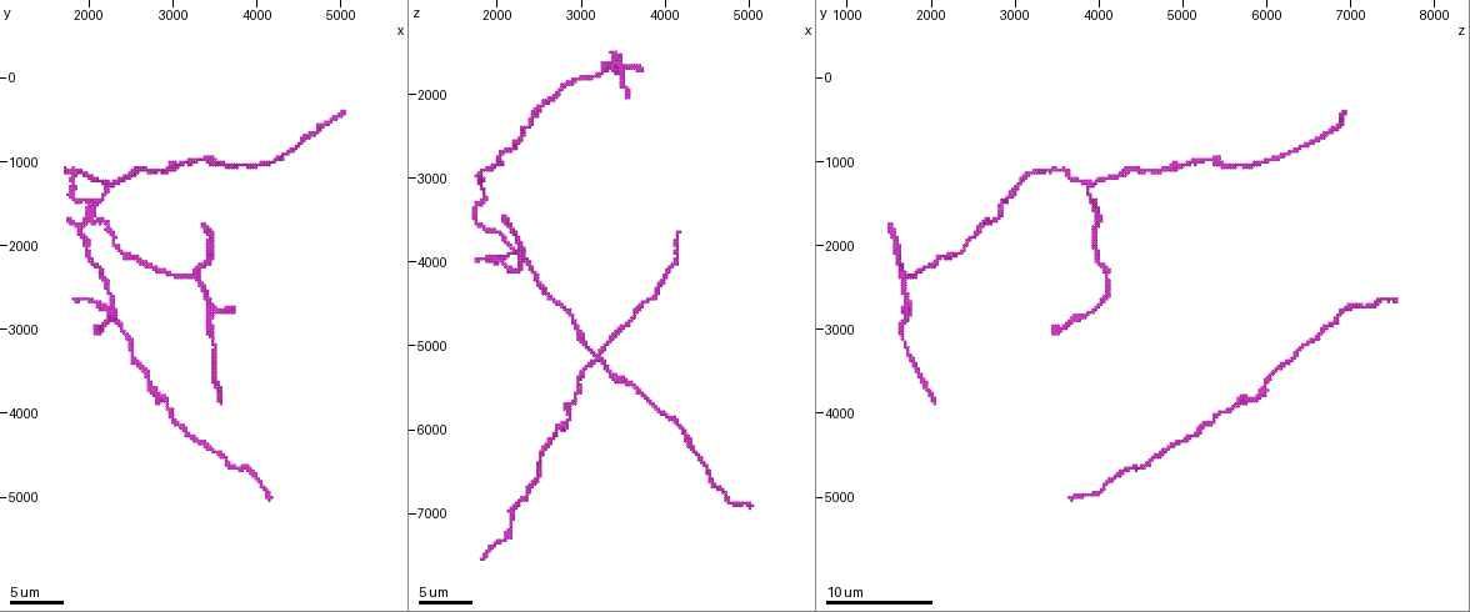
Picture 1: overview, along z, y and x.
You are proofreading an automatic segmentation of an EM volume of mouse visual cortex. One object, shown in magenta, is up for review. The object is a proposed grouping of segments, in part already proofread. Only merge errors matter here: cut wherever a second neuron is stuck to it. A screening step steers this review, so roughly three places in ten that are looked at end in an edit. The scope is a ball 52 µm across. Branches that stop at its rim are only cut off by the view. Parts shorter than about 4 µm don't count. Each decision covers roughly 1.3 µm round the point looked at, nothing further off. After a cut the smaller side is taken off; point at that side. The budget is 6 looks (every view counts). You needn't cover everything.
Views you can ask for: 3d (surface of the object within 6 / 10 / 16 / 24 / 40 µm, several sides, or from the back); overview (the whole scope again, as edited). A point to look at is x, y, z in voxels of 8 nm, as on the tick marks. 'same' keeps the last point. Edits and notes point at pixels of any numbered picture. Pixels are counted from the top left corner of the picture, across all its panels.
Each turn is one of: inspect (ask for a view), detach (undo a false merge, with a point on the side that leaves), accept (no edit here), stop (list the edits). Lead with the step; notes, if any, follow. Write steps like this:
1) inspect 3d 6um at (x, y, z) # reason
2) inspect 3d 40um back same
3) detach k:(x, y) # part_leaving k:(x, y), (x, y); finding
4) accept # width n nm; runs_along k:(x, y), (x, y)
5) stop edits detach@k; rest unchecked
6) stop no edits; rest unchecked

inspect 3d 10um at (2200, 1250, 3900) # two arms in line, one across

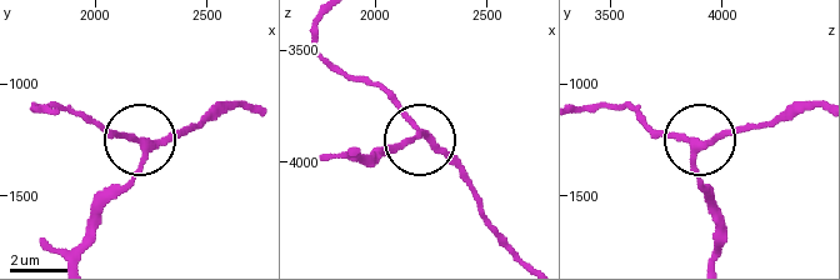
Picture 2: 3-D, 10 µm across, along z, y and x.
inspect 3d 10um back at (2220, 1260, 3880)

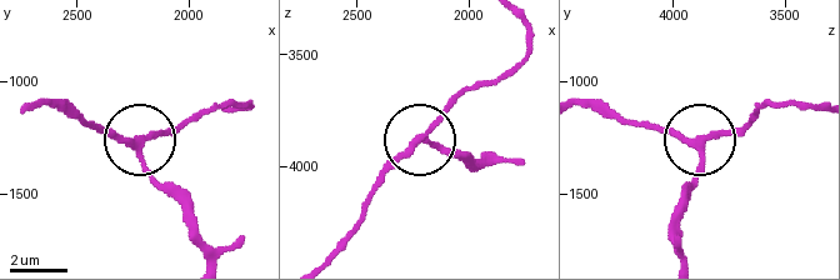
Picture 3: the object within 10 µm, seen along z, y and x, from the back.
accept # runs_along 3:(680, 255), (680, 198), (703, 148), (640, 126); all the same neuron

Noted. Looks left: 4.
inspect 3d 10um at (1850, 1800, 3950) # two arms in line, one across

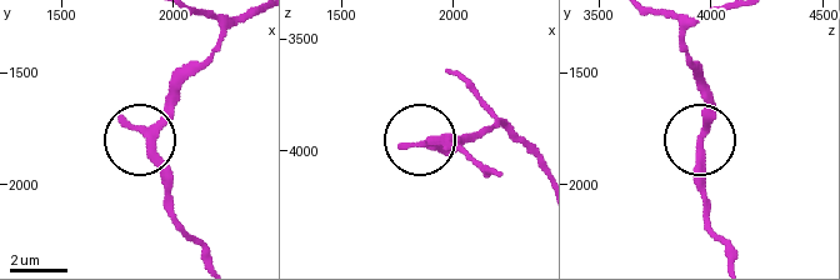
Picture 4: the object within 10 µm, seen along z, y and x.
accept # side_arm 51 um; arms 3; continuous, no second neuron

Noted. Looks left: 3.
inspect 3d 6um at (2900, 3950, 5600) # thick turns thin

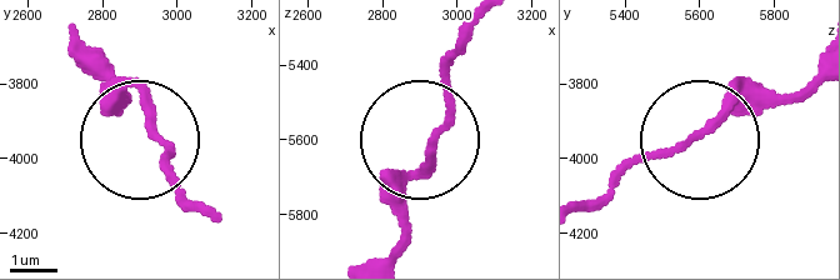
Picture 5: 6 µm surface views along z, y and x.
accept # one neuron here

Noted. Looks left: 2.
stop no edits; rest unchecked

